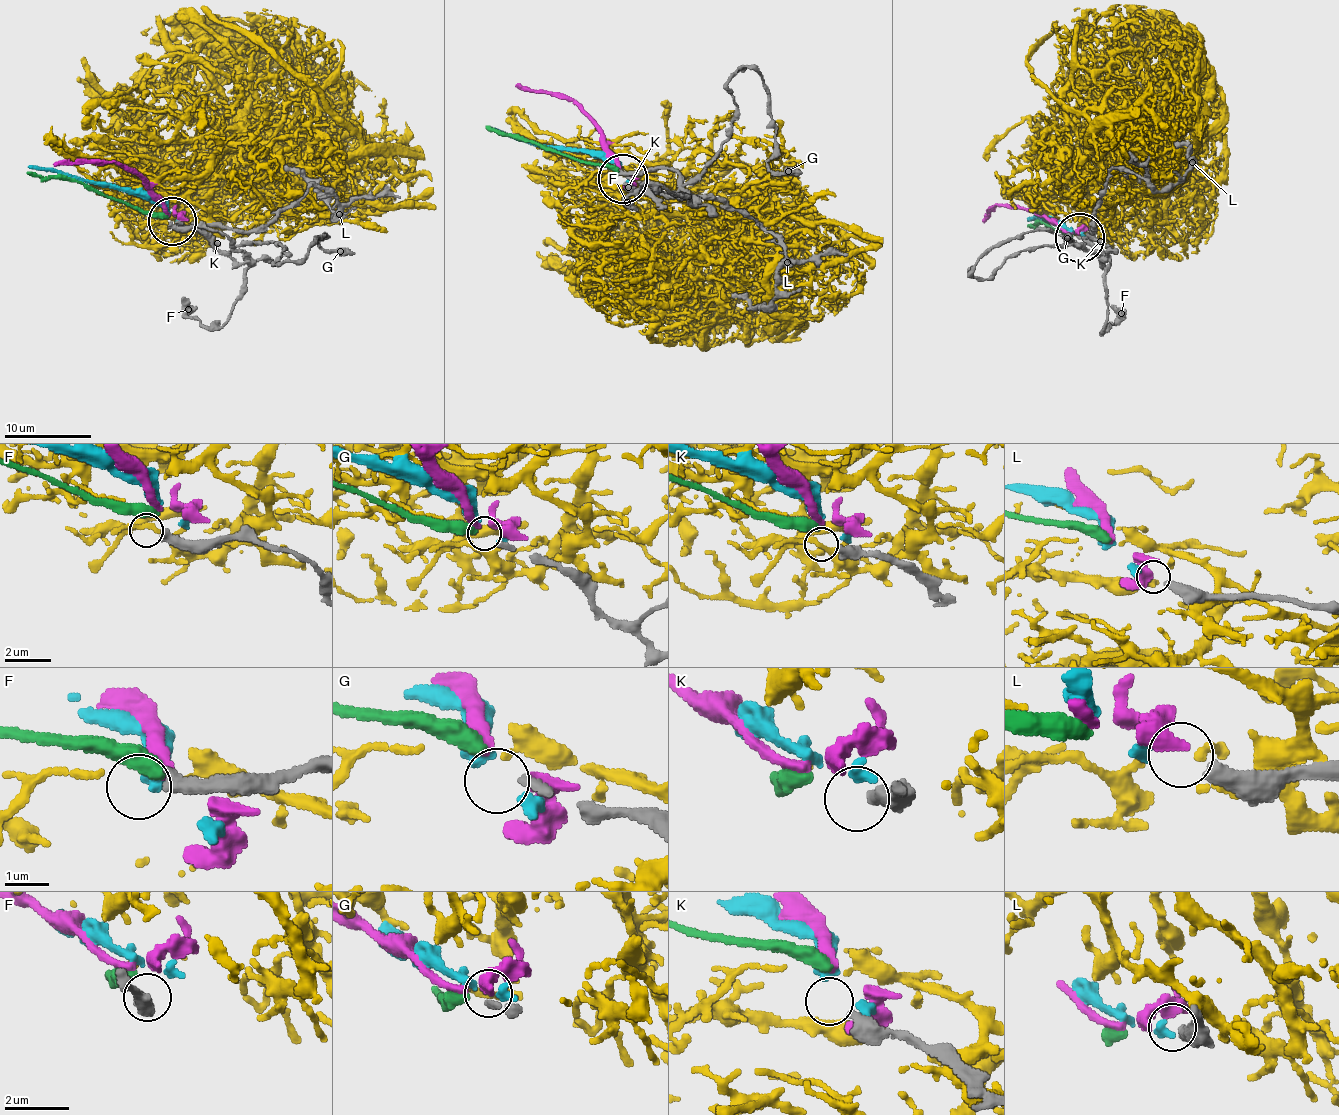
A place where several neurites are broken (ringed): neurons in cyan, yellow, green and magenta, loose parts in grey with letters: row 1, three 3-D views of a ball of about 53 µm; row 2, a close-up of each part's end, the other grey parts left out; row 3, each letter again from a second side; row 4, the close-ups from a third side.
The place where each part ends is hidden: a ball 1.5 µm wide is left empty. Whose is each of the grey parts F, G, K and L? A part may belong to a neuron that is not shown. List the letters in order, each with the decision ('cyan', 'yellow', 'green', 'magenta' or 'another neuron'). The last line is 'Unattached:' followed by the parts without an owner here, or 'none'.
F: another neuron
G: green
K: another neuron
L: cyan
Unattached: F, K

